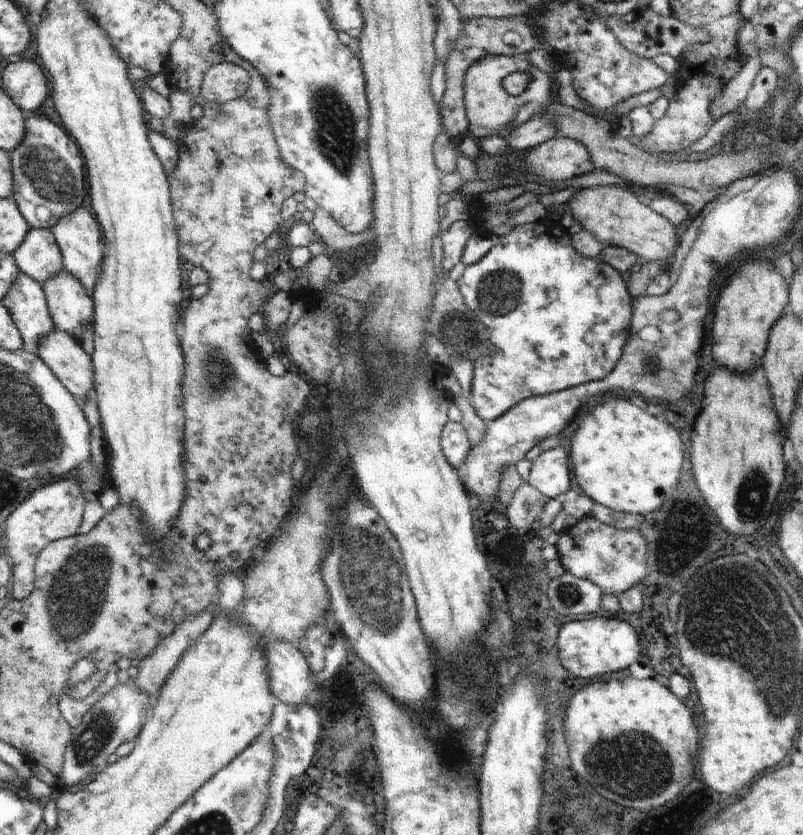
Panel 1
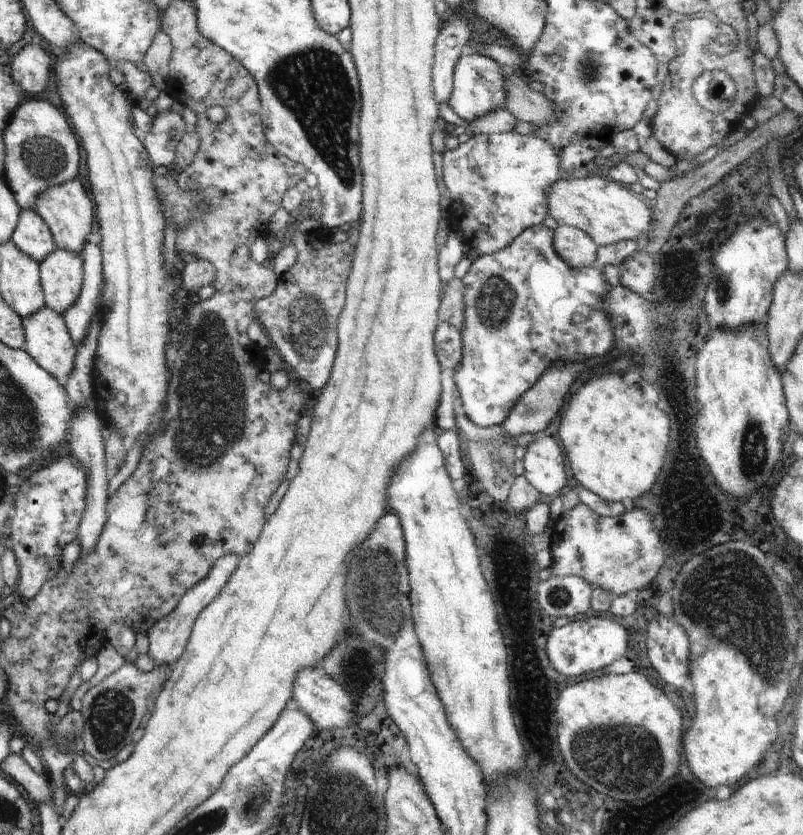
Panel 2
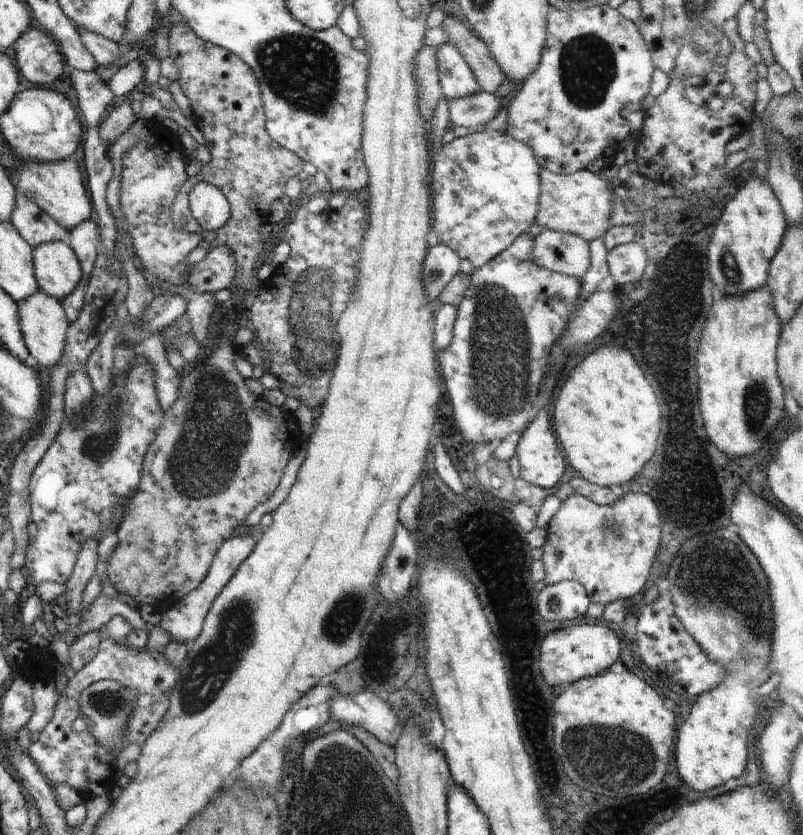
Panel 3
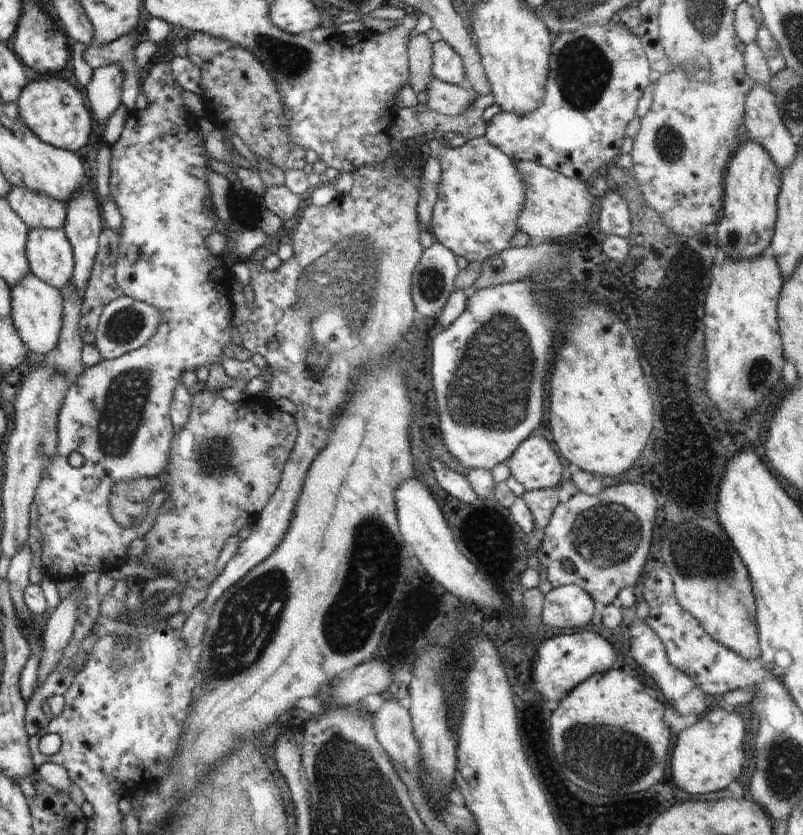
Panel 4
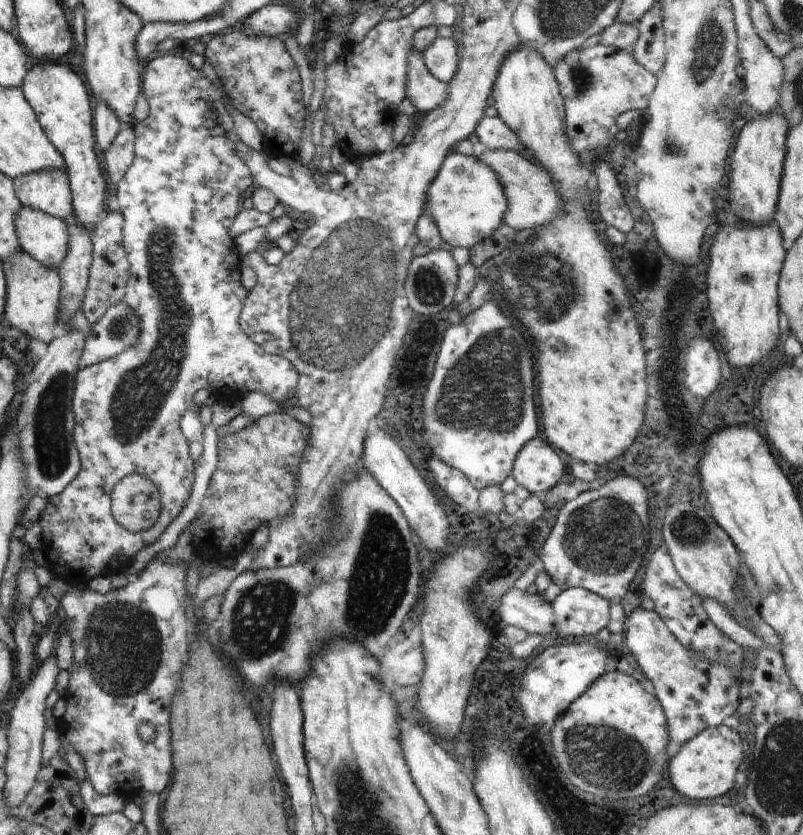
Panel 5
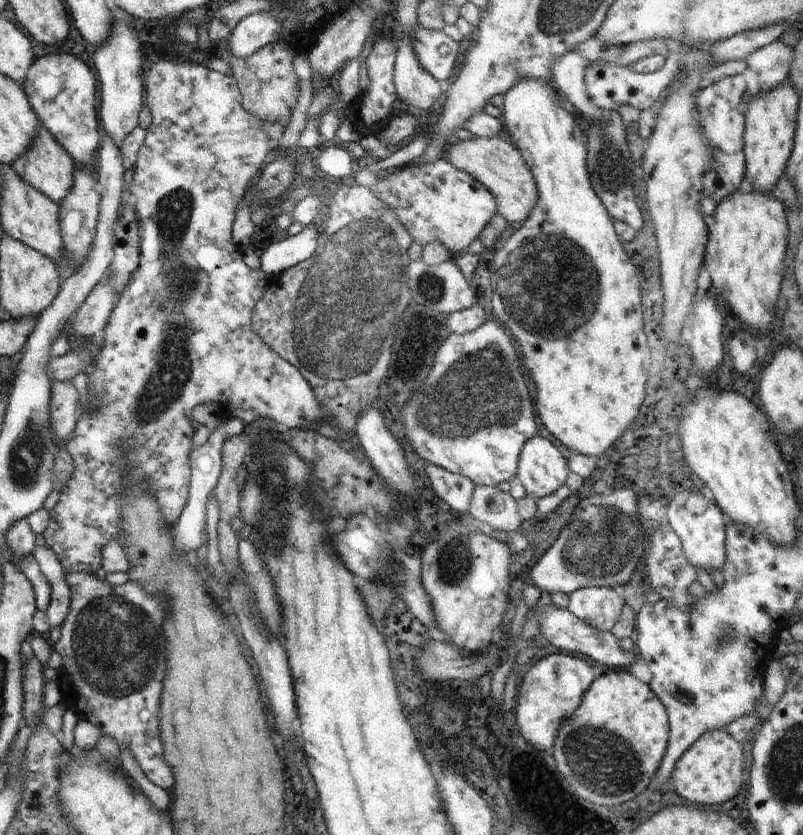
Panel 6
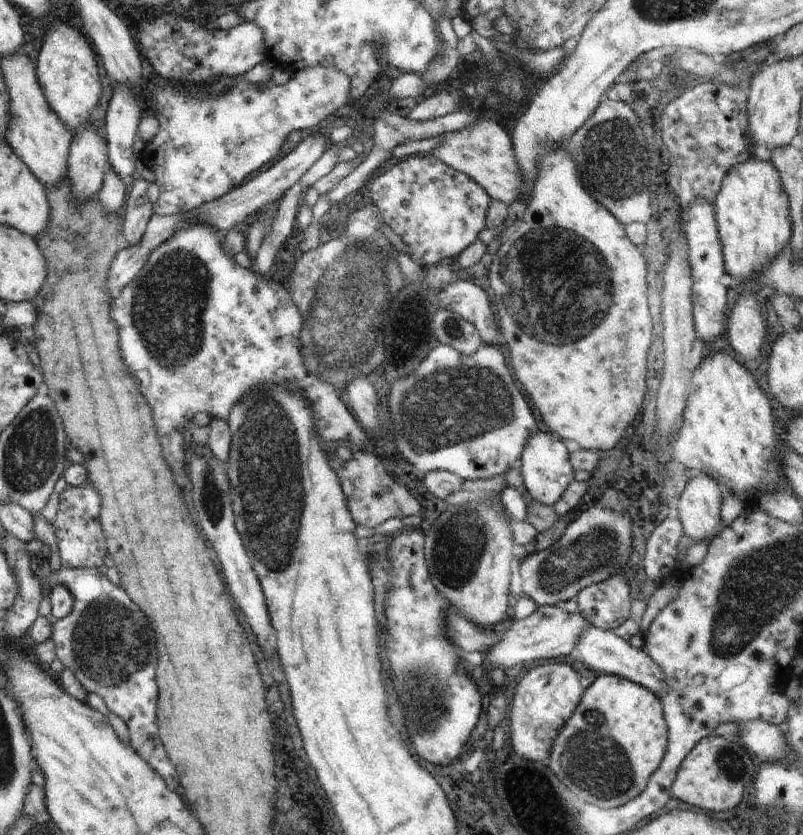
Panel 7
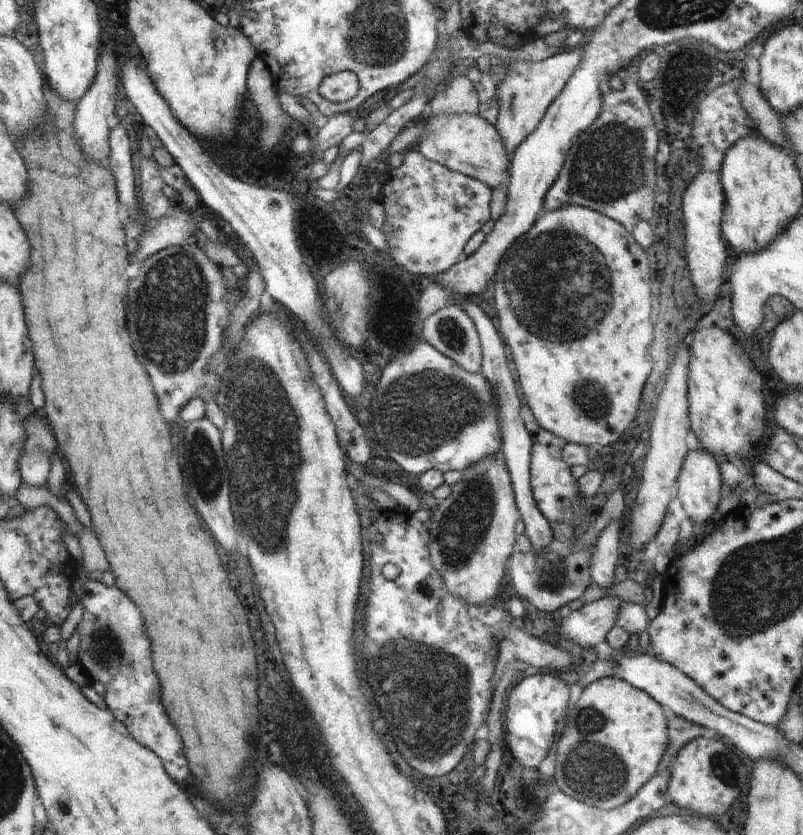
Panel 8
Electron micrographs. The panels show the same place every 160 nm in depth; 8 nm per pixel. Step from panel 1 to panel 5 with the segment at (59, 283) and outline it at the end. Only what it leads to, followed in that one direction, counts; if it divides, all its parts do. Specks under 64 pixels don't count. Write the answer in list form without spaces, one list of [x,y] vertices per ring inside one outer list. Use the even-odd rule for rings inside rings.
[[[22,205],[15,216],[20,249],[44,267],[58,270],[66,258],[69,236],[66,223],[55,216]]]

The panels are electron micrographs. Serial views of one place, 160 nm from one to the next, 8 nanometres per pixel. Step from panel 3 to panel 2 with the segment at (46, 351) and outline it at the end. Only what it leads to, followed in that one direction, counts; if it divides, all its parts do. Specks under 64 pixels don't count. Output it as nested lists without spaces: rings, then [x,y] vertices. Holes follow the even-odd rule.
[[[46,306],[34,312],[33,315],[22,319],[25,334],[25,350],[34,359],[34,362],[43,368],[57,381],[66,382],[75,365],[75,356],[78,354],[68,332],[65,320],[61,314]]]

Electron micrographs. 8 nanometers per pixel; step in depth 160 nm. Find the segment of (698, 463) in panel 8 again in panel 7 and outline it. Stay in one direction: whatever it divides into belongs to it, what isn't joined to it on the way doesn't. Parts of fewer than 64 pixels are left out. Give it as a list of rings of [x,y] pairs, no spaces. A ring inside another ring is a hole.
[[[699,475],[686,479],[686,485],[675,503],[674,515],[678,516],[683,526],[683,532],[693,541],[708,541],[717,537],[721,528],[722,493],[718,482],[710,475]]]

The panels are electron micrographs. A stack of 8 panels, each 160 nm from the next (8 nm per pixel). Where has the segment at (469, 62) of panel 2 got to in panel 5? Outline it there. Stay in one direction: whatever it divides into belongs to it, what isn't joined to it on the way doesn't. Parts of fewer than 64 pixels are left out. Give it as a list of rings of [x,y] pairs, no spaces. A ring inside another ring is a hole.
[[[436,37],[432,44],[423,50],[426,68],[440,82],[448,84],[456,74],[459,65],[456,48],[452,38]]]

